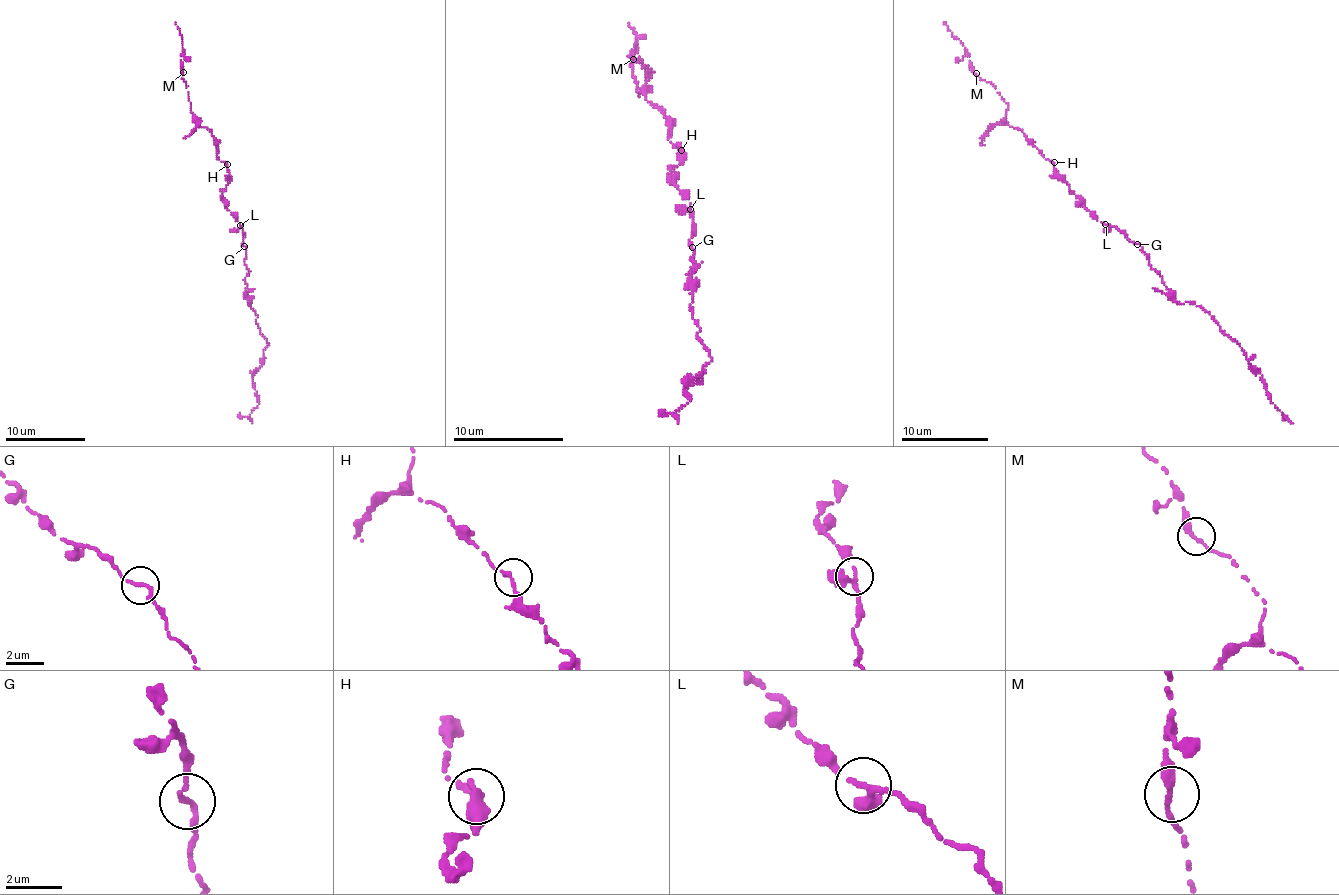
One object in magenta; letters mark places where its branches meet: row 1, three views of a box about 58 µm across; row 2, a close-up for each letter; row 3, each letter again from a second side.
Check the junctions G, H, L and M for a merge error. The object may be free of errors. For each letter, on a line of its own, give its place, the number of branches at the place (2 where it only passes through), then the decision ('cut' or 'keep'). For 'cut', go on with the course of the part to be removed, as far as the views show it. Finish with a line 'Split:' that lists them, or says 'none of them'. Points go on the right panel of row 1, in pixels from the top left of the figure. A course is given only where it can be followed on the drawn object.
G: (1137, 244) | 2 | keep
H: (1054, 162) | 1 | keep
L: (1105, 224) | 3 | keep
M: (976, 73) | 2 | keep
Split: none of them

